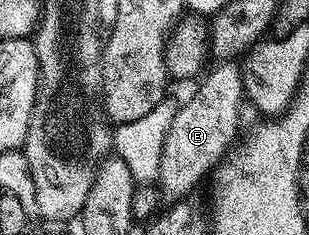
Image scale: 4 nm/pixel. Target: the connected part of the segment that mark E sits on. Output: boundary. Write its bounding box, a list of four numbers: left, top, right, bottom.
[159,62,247,202]

